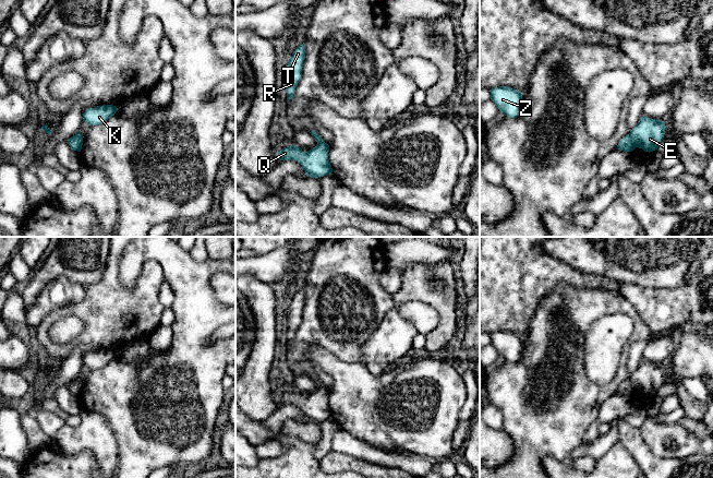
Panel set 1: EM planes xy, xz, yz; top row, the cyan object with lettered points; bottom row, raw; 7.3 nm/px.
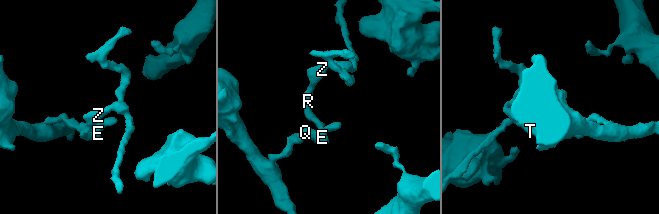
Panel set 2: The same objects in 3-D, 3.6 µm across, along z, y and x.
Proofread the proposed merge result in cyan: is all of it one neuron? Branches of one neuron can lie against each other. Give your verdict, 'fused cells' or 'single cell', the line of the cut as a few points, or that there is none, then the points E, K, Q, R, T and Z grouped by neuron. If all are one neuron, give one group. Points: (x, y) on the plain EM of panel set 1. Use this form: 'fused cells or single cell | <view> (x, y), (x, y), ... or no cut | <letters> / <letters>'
fused cells | yz (628, 379), (636, 391) | E K Q / R T Z

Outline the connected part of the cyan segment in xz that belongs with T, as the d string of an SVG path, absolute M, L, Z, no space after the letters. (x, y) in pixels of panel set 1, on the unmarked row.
M305 288L299 290L287 308L287 347L293 342L295 332L301 324L303 307L305 303Z

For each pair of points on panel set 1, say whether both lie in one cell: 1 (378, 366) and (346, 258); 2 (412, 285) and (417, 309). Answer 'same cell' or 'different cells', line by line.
1: different cells
2: different cells

